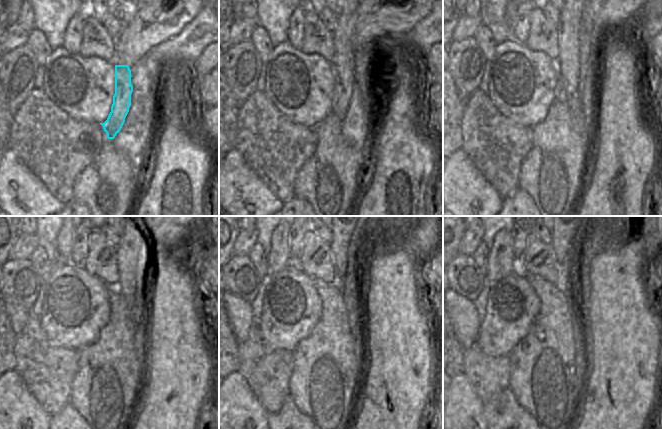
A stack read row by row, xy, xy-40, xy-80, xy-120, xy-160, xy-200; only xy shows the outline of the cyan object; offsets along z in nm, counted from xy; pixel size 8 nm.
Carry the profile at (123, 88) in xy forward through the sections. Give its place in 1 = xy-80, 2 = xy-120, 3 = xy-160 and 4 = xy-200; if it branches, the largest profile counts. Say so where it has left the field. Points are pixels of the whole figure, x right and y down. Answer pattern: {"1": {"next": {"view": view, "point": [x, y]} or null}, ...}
{"1": {"next": {"view": "xy-80", "point": [568, 32]}}, "2": {"next": {"view": "xy-120", "point": [127, 251]}}, "3": {"next": {"view": "xy-160", "point": [339, 244]}}, "4": {"next": {"view": "xy-200", "point": [562, 240]}}}

